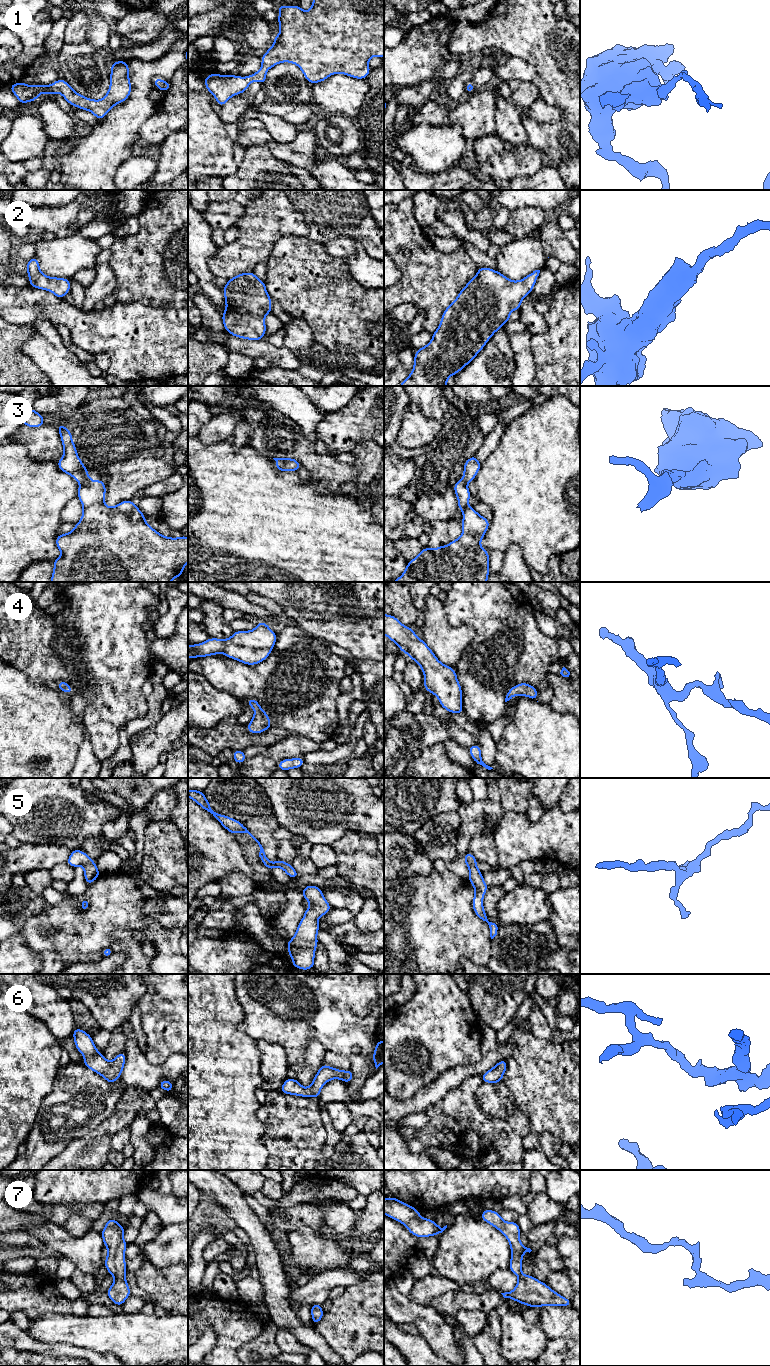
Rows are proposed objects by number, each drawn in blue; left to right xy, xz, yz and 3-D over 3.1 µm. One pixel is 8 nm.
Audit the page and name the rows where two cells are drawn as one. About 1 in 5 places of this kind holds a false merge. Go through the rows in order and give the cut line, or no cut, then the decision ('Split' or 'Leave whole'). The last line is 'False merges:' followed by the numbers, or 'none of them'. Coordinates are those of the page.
1: No split. Leave whole
2: No split. Leave whole
3: No split. Leave whole
4: No split. Leave whole
5: No split. Leave whole
6: No split. Leave whole
7: No split. Leave whole
False merges: none of them

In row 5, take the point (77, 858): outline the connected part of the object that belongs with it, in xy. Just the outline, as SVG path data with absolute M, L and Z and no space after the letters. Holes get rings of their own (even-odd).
M74 849L66 863L71 867L82 866L84 868L84 877L89 886L101 874L95 862L83 851Z

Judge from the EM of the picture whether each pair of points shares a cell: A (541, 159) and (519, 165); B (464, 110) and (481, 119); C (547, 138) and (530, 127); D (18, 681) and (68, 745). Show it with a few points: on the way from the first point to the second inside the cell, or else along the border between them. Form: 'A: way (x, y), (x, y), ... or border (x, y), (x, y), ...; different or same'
A: way (536, 159), (524, 161); same
B: way (468, 114), (473, 114), (477, 117); same
C: way (543, 136), (540, 136), (534, 130); same
D: way (20, 697), (52, 729); same

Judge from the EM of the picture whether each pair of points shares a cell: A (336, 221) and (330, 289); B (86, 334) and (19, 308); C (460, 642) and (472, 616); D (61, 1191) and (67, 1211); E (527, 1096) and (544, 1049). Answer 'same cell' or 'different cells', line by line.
A: different cells
B: same cell
C: different cells
D: different cells
E: same cell

